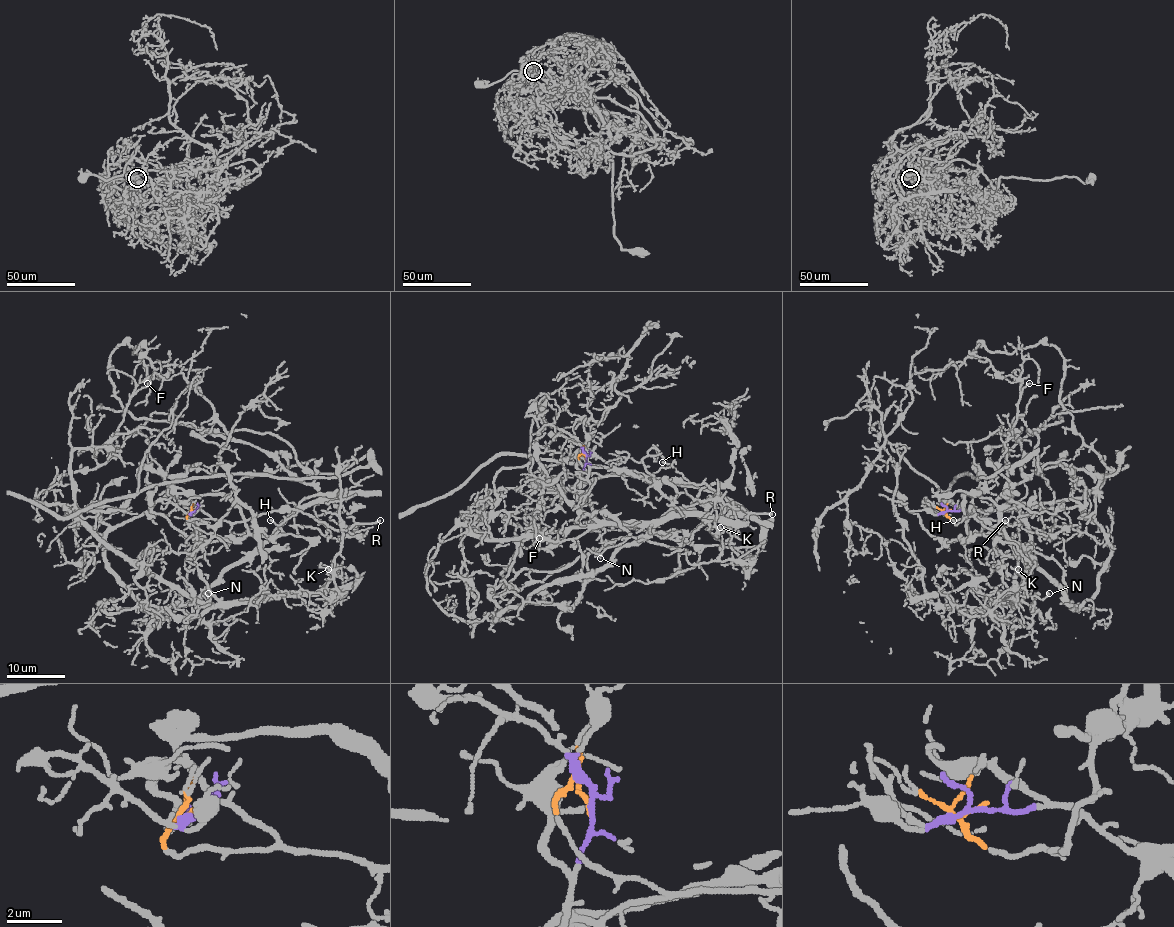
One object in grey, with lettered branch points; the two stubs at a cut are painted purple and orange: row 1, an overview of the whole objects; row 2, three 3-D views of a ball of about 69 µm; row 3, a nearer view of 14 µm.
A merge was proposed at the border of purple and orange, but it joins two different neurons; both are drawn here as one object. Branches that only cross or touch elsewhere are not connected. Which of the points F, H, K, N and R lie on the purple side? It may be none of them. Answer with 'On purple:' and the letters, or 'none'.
On purple: F, K, N

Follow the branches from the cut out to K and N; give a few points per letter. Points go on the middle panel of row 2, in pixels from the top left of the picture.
K: (586, 457), (580, 491), (593, 511), (587, 523), (590, 527), (708, 515), (718, 533), (723, 531), (720, 527)
N: (586, 457), (580, 491), (592, 510), (593, 517), (587, 526), (598, 524), (605, 531), (596, 556), (601, 558)

